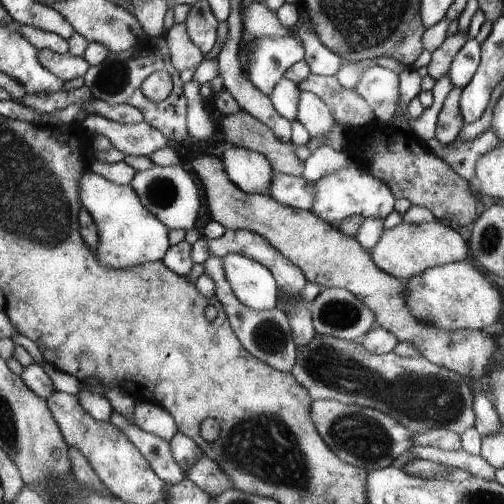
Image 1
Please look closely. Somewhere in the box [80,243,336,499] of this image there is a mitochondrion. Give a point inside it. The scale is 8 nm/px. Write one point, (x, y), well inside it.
(264, 447)

